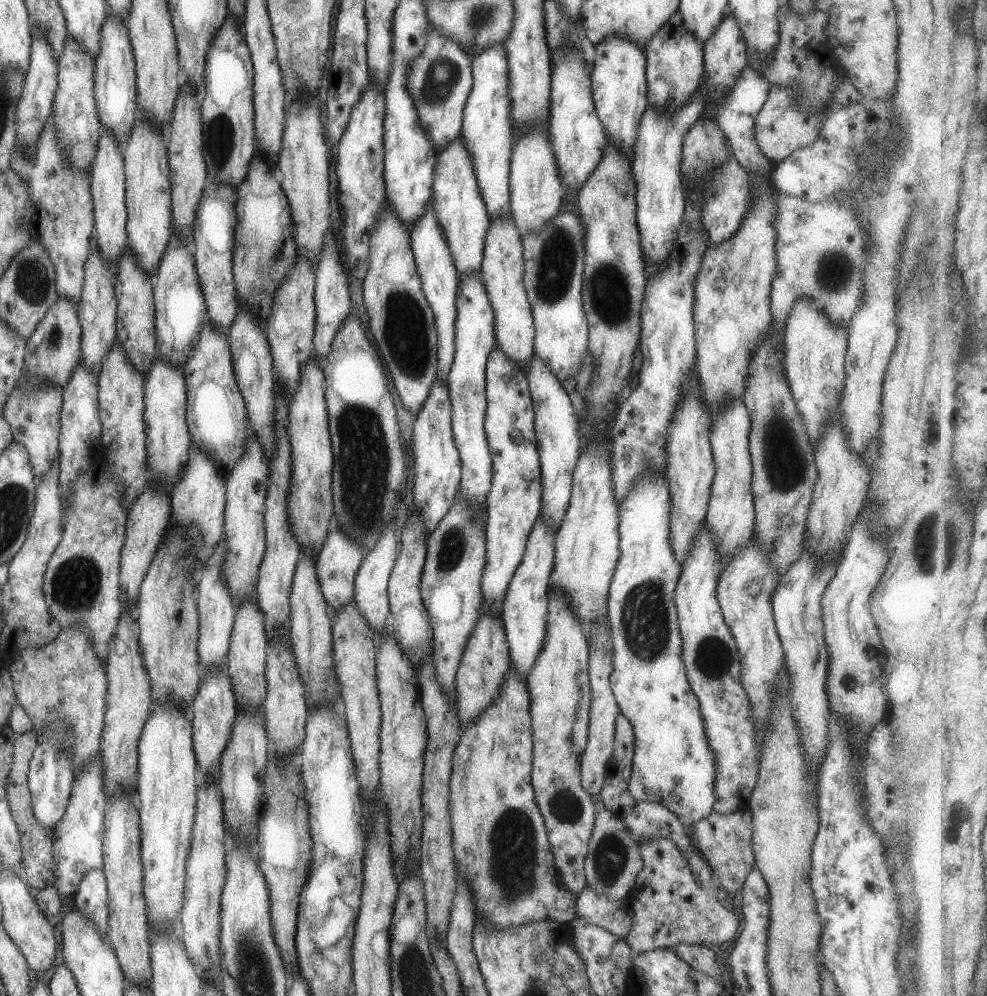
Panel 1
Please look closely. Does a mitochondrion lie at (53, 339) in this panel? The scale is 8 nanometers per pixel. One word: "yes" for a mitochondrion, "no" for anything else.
yes

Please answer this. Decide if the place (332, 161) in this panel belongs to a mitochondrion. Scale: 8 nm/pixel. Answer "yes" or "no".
no

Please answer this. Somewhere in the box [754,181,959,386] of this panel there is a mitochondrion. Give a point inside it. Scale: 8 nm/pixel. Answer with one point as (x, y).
(834, 273)

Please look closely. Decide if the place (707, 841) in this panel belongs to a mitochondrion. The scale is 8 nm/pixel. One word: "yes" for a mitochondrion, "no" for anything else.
no

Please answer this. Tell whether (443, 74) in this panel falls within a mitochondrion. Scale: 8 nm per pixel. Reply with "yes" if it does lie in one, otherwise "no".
yes

